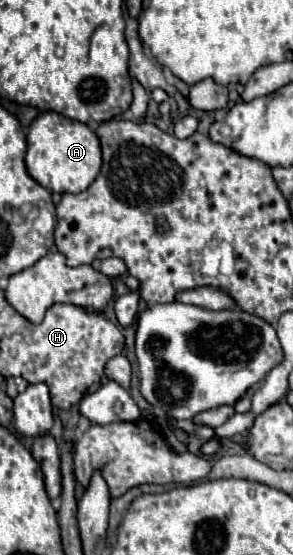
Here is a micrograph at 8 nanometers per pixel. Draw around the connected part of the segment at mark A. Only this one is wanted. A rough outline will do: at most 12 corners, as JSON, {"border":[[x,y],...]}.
{"border":[[41,113],[25,165],[47,191],[81,193],[101,169],[97,135]]}

